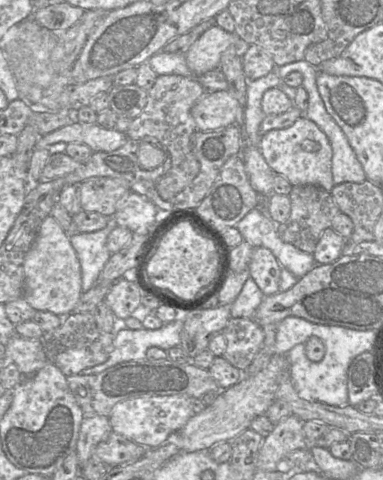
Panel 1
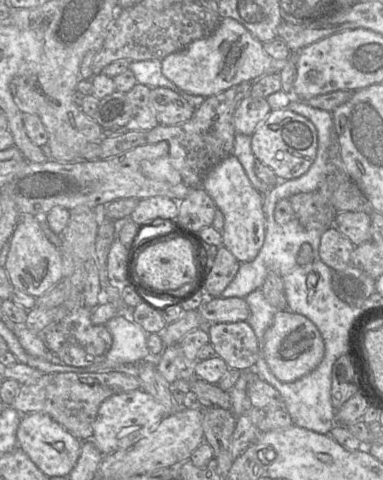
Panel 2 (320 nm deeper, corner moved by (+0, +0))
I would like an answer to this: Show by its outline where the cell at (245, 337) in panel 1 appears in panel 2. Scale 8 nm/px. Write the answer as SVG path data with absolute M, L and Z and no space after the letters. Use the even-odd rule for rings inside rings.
M247 321L206 325L210 343L230 369L253 370L259 359L257 336Z

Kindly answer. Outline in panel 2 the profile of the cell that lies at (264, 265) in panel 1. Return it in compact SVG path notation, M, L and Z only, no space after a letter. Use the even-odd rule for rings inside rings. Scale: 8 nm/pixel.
M234 155L224 158L206 174L201 187L210 195L217 209L224 215L223 246L240 263L254 260L266 236L263 194L253 187L240 161Z

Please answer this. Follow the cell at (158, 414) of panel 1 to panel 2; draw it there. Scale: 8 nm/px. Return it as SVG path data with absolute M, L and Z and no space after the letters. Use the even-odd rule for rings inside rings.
M141 388L114 394L100 405L91 440L103 455L125 450L151 433L165 416L165 408Z

